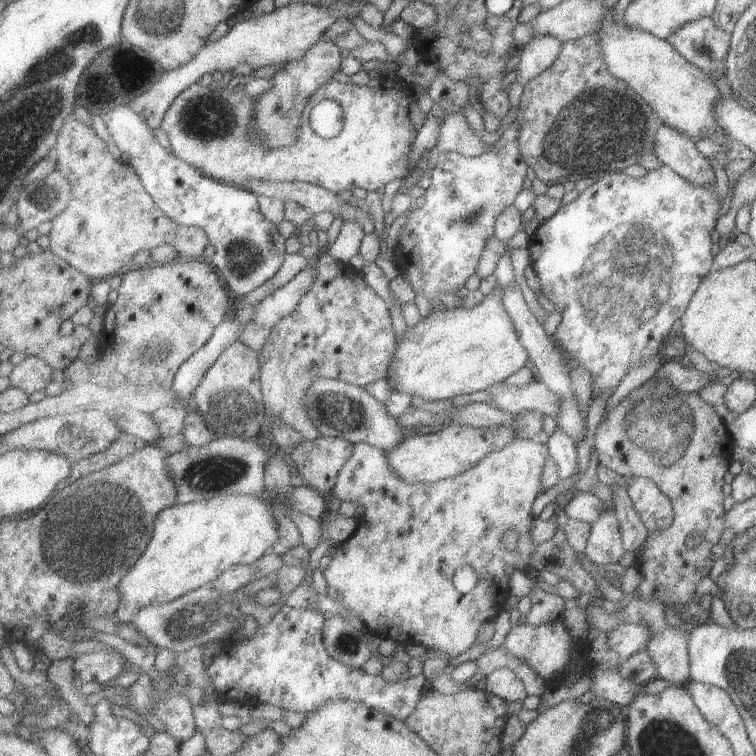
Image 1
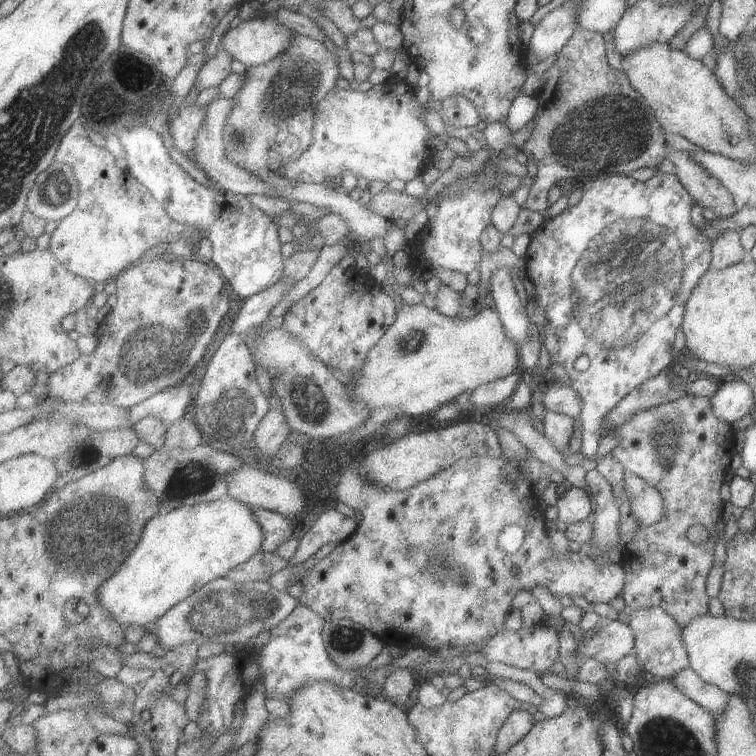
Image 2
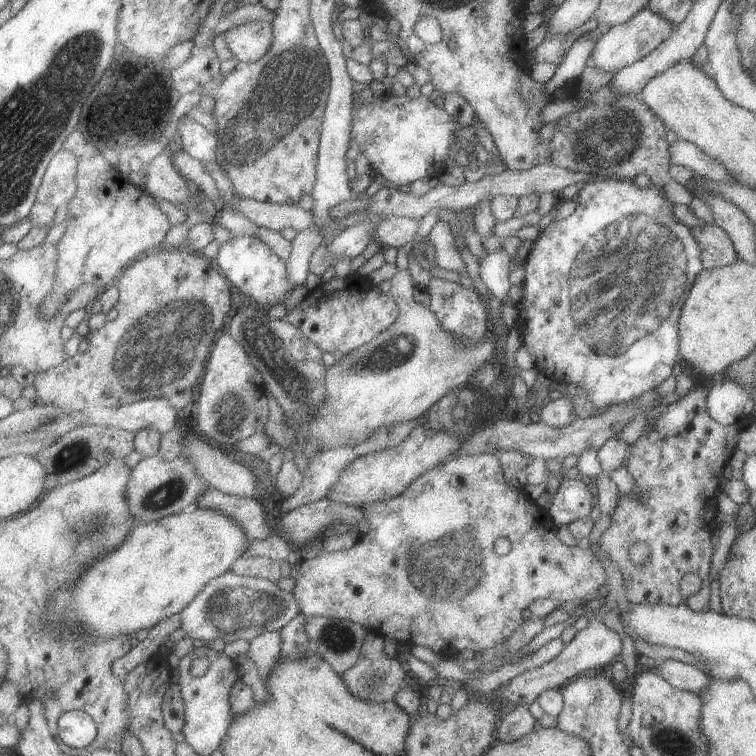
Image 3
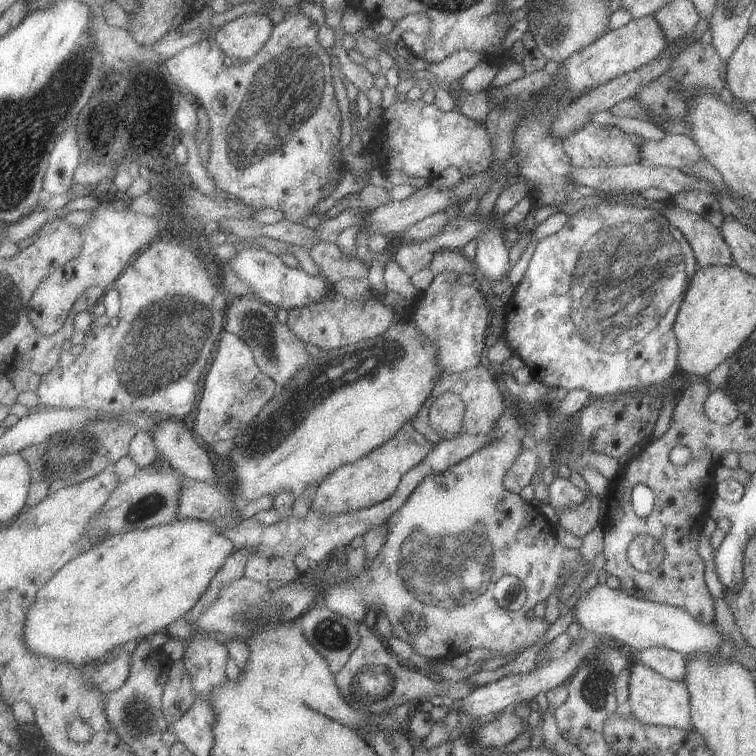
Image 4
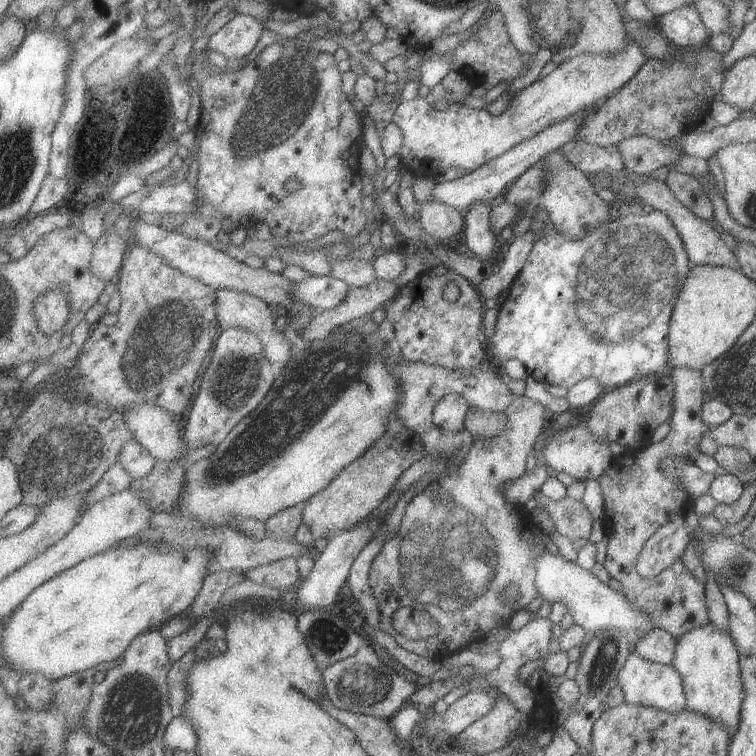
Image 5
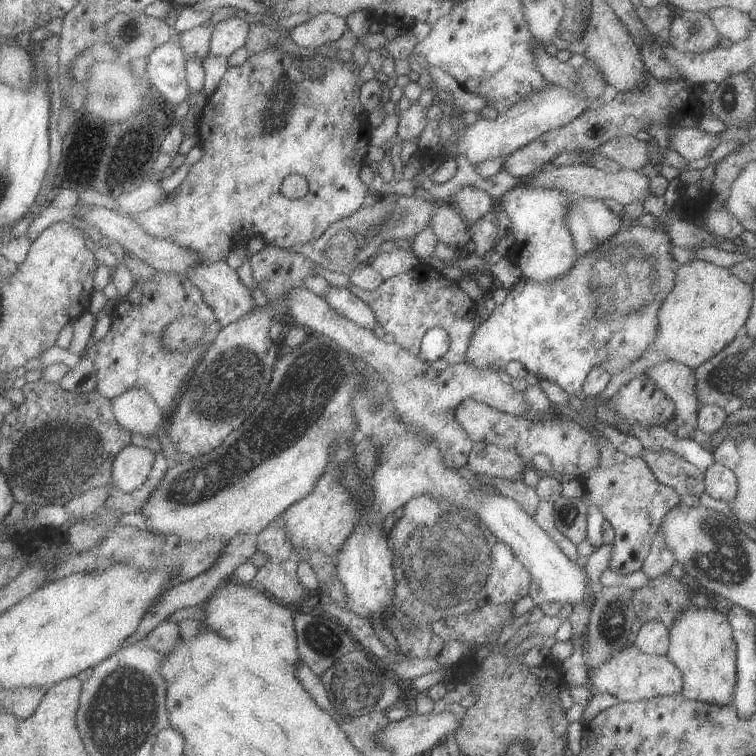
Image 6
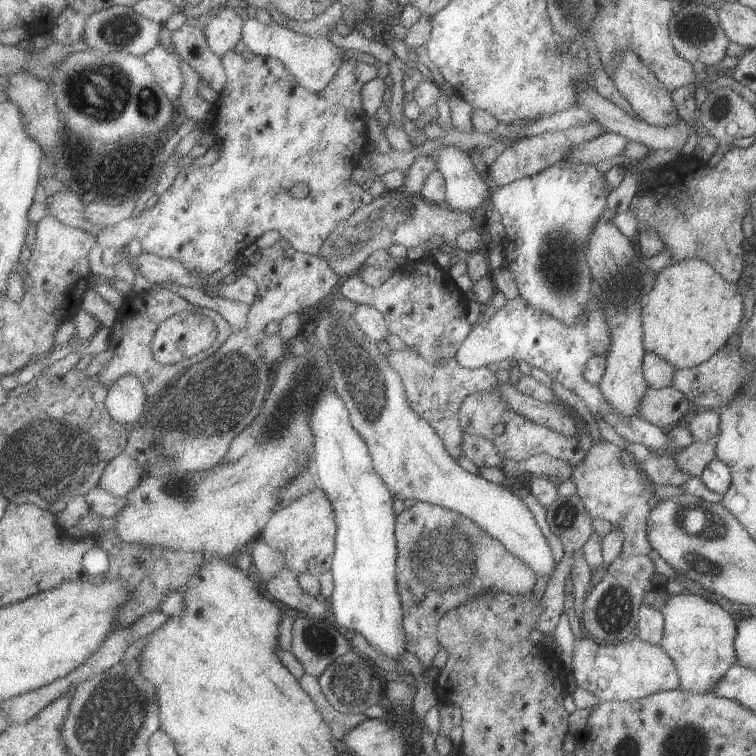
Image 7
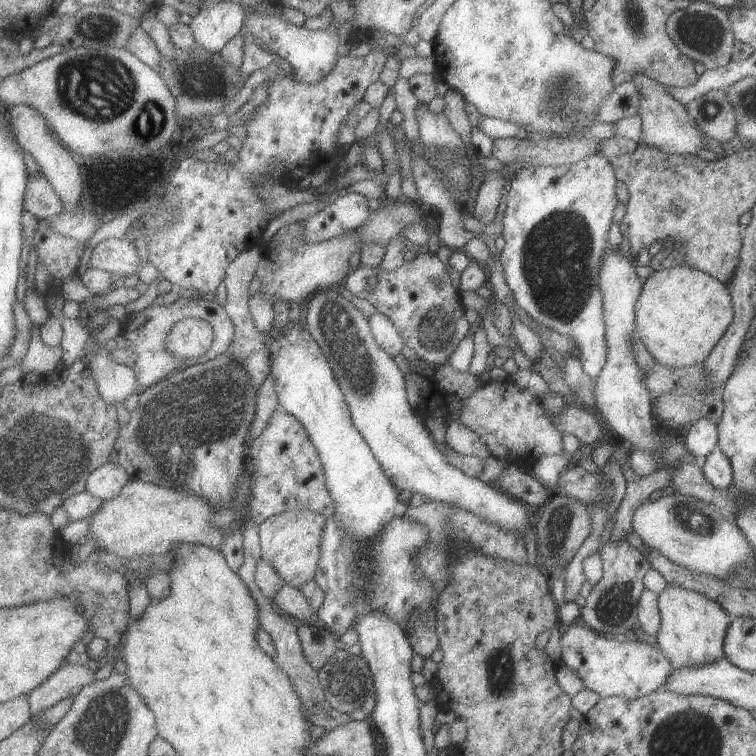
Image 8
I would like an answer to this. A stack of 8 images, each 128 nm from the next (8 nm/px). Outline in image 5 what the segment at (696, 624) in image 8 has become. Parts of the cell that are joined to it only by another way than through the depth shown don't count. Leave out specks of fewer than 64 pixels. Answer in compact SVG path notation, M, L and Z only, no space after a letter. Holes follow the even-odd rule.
M707 622L705 626L677 636L670 664L681 676L687 710L717 720L729 736L733 736L739 726L739 712L745 694L741 688L738 654L729 633L721 632Z

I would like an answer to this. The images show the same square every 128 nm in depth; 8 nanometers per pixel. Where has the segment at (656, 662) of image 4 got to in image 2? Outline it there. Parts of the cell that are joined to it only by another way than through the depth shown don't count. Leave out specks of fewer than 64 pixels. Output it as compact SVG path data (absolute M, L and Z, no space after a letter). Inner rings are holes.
M689 666L673 674L670 681L681 694L689 697L695 704L703 706L713 718L719 716L727 706L727 693L715 685L703 682Z

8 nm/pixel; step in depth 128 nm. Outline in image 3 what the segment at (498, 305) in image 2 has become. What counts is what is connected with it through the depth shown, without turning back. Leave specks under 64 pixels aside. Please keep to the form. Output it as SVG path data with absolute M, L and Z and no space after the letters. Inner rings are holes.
M502 247L486 254L479 259L479 277L493 296L497 296L501 302L507 300L509 282L509 261L511 256Z

